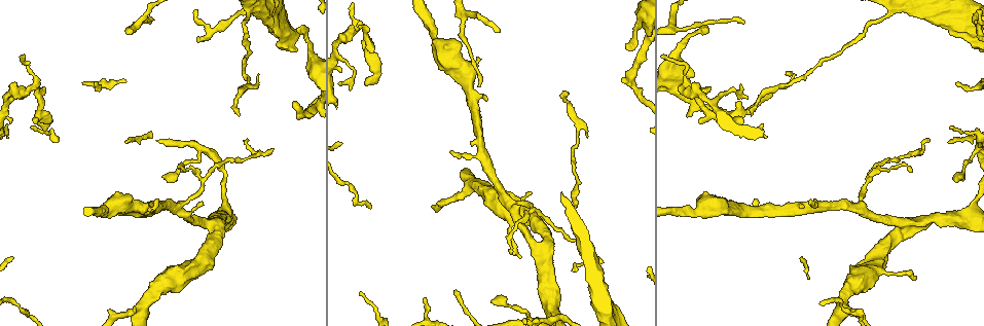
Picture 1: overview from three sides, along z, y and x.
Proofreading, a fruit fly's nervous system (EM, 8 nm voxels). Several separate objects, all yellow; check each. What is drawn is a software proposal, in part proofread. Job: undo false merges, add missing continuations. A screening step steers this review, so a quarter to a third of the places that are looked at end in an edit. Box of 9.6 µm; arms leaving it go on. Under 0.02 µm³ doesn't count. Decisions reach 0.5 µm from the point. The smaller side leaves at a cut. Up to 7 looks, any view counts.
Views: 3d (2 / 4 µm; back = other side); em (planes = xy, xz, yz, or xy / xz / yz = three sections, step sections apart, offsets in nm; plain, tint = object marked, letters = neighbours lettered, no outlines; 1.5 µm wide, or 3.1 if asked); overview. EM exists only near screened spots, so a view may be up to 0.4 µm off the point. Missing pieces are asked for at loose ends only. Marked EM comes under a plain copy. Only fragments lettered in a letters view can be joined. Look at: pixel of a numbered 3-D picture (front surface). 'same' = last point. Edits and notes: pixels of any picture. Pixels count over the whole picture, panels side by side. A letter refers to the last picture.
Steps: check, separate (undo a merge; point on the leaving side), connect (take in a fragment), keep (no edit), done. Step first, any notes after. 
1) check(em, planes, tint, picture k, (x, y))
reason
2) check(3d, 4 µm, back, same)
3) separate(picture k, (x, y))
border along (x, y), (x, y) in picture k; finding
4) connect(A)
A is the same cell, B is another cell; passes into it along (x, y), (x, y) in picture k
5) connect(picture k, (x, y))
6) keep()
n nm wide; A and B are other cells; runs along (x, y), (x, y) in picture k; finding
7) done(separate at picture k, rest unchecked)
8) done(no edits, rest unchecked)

check(em, planes, letters, picture 1, (25, 91))
sharp bend

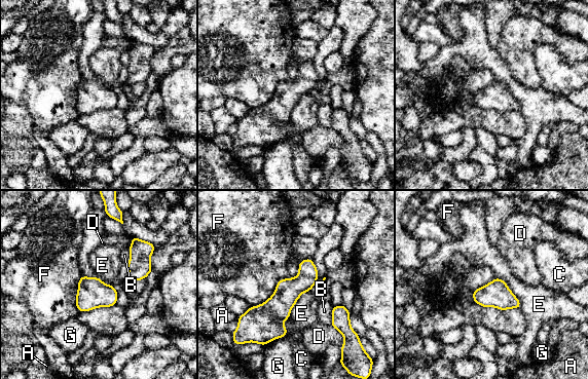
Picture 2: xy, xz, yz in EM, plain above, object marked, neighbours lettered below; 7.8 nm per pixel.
keep()
A, B, C, D, E, F and G are other cells; border along (495, 277), (505, 282), (520, 307) in picture 2; continuous, no second neuron

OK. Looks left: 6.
check(em, planes, letters, picture 1, (239, 115))
branch stops here

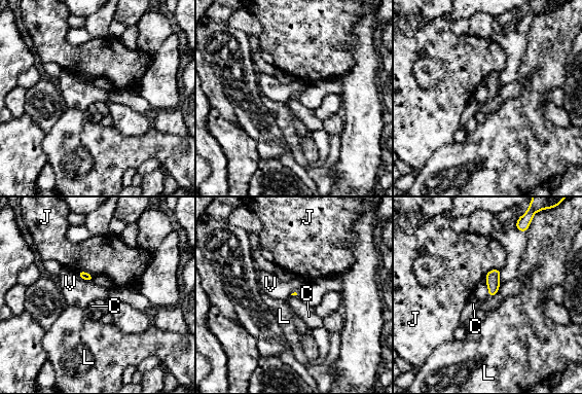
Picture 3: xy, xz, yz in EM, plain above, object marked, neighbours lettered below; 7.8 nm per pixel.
keep()
C, J, L and V are other cells; border along (498, 292), (489, 297) in picture 3; no lettered fragment goes on from it

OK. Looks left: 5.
check(em, yz, step 4, letters, picture 1, (627, 49))
tapers out

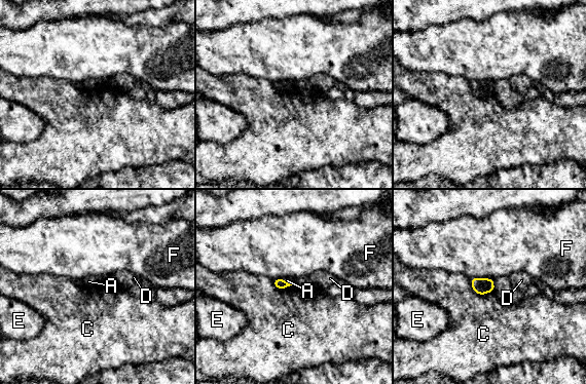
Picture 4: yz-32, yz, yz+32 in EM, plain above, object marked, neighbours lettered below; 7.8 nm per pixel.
keep()
80 nm wide; A, C, D, E and F are other cells; border along (470, 279), (477, 293), (493, 291) in picture 4; none of them fits

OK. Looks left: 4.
done(no edits, rest unchecked)

